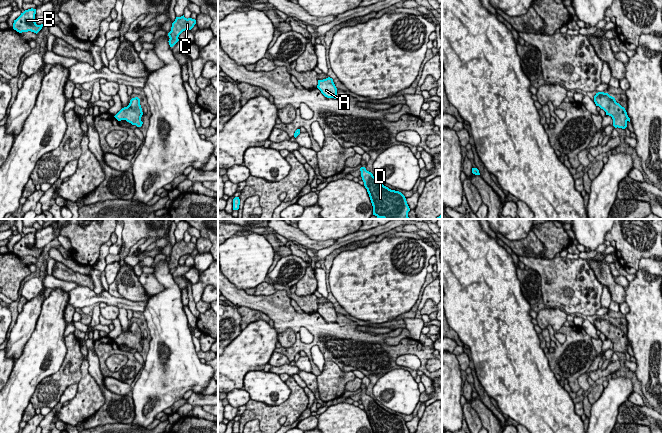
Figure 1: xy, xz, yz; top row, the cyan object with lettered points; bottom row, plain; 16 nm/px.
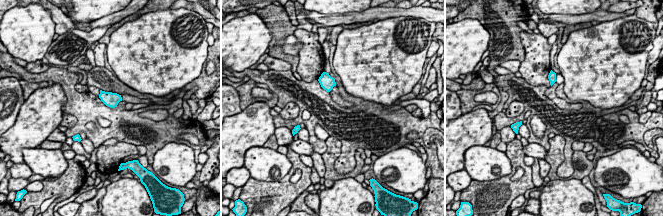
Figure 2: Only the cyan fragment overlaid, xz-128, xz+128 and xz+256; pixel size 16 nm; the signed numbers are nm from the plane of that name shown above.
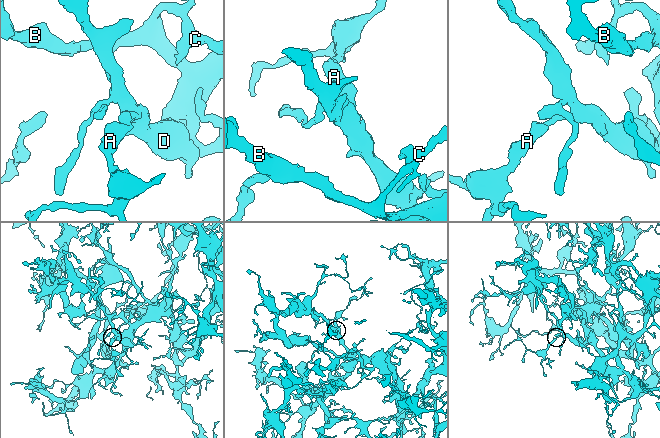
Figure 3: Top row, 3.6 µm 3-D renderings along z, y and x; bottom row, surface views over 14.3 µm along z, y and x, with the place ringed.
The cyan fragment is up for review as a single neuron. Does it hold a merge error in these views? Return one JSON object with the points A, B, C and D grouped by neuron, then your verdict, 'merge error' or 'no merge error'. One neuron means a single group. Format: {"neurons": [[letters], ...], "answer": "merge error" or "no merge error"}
{"neurons": [["A", "B", "C", "D"]], "answer": "no merge error"}

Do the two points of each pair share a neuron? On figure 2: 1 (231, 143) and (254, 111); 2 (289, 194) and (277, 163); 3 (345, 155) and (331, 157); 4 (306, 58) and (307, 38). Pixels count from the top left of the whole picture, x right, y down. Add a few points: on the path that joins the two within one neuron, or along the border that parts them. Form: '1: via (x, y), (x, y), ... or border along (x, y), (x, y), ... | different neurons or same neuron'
1: via (238, 135), (254, 119) | same neuron
2: border along (292, 163), (282, 178), (273, 181), (260, 180) | different neurons
3: border along (329, 135), (340, 141), (335, 170), (344, 175) | different neurons
4: via (307, 53), (307, 43) | same neuron

